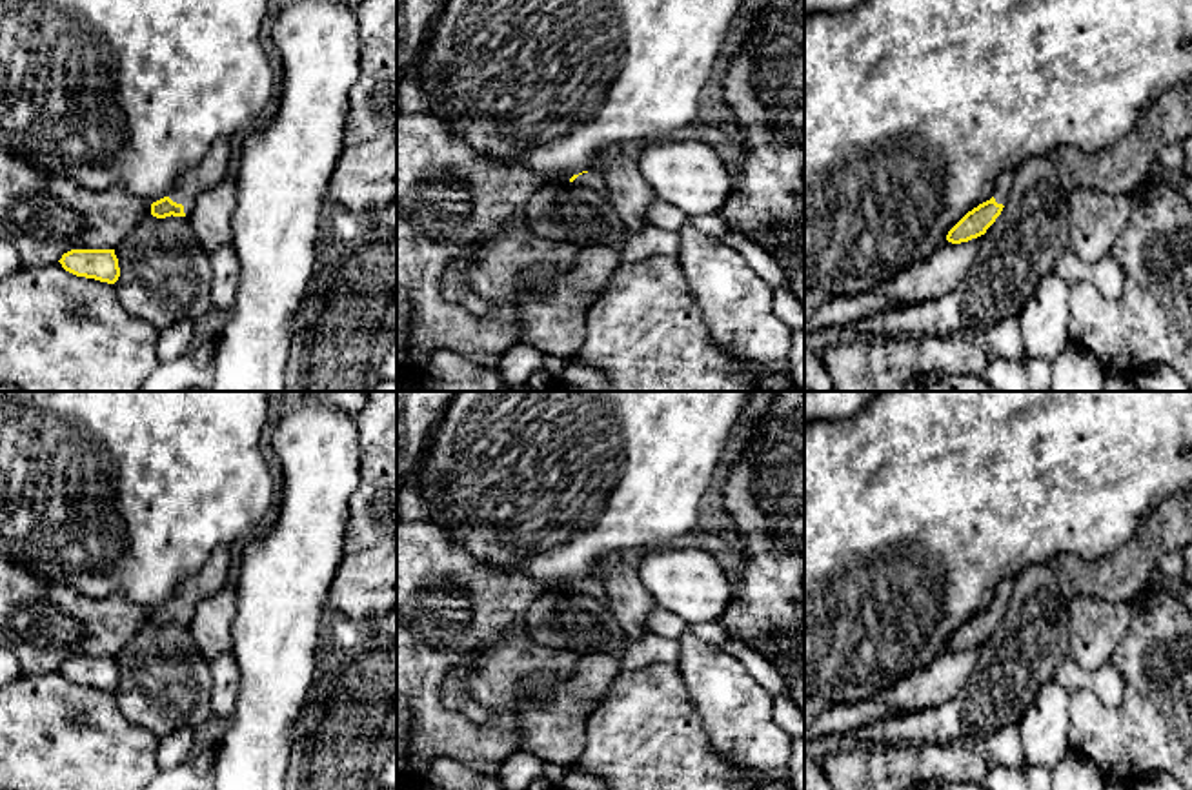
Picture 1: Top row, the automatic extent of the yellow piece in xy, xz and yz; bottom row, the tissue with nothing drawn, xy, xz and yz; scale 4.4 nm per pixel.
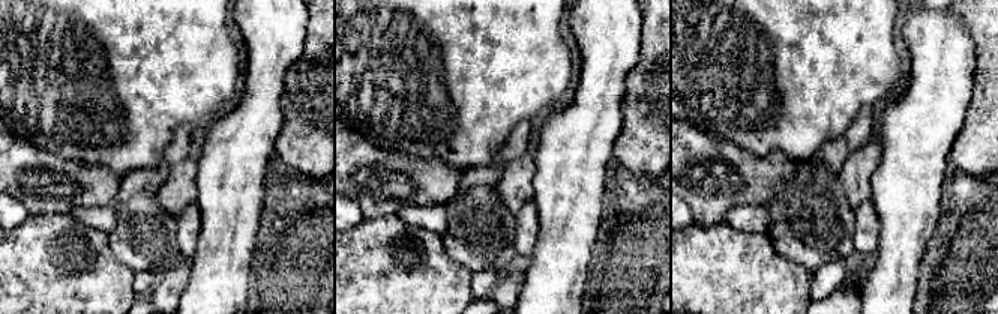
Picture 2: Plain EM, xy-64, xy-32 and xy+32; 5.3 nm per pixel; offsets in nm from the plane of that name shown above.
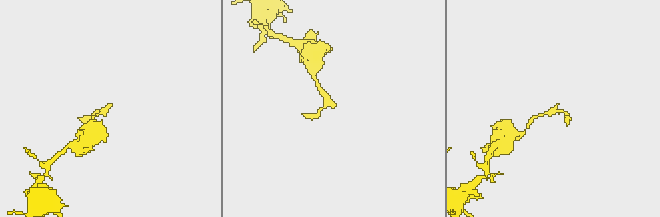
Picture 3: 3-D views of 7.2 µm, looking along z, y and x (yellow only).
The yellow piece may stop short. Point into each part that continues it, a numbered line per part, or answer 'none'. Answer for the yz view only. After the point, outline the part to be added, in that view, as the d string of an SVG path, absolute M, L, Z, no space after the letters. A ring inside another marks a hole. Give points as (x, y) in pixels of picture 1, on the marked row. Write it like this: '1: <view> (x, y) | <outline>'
1: yz (1005, 182) | M1005 173L997 178L995 189L994 189L994 195L992 195L997 204L1005 206L1005 202L1010 195L1010 189L1014 186L1014 177L1015 177L1015 173Z

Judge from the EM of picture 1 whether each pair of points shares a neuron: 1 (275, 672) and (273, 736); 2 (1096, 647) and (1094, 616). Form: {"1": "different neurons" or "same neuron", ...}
{"1": "same neuron", "2": "same neuron"}

